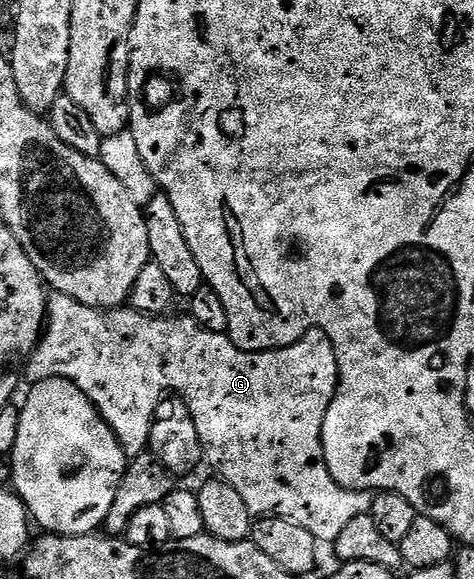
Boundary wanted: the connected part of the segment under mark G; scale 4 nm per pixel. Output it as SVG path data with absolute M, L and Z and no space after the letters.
M52 292L48 298L48 319L44 326L44 332L40 336L38 346L26 360L26 364L28 364L27 383L33 385L50 378L62 378L68 380L74 386L78 386L78 390L82 390L82 394L86 394L86 398L90 398L92 405L100 411L102 419L114 430L118 442L124 447L125 457L128 458L145 455L150 430L152 424L156 421L156 411L160 401L169 394L175 394L177 397L183 398L198 426L198 438L204 447L206 464L209 464L216 471L213 473L219 479L225 480L227 484L234 486L234 490L238 490L238 495L246 501L246 510L250 510L253 518L277 516L302 526L302 530L310 530L310 534L314 534L317 542L324 542L324 540L335 542L338 534L342 534L342 530L346 530L346 526L350 526L350 522L354 522L354 518L369 515L372 510L373 493L350 492L343 488L341 484L334 482L334 478L324 461L323 423L326 422L326 410L330 410L330 402L334 402L336 387L340 384L336 351L326 333L321 328L312 328L298 342L294 342L285 348L275 348L269 352L247 352L238 346L234 346L234 342L227 334L211 332L202 326L198 326L192 321L191 315L174 315L148 315L144 312L137 312L129 306L111 310L91 308L66 294Z

